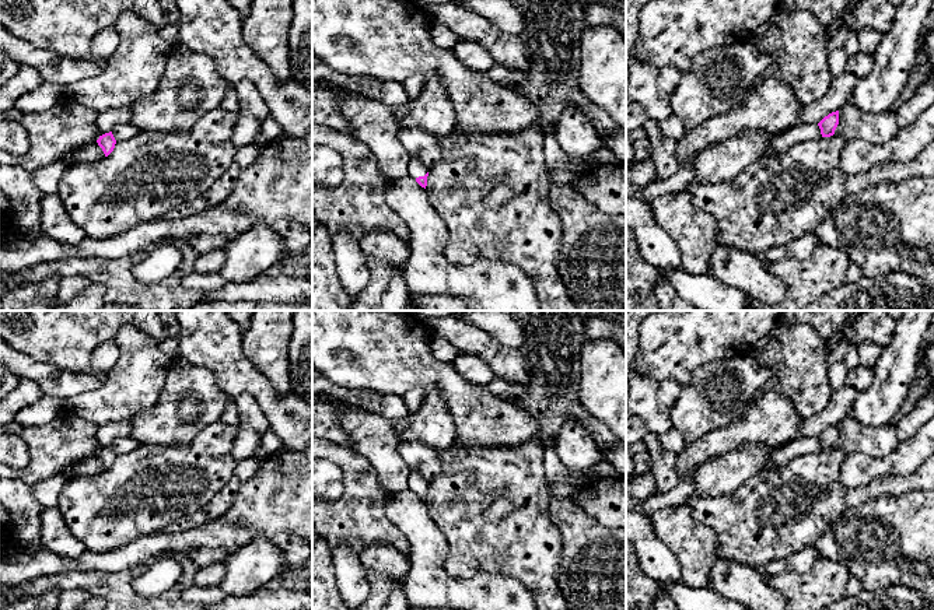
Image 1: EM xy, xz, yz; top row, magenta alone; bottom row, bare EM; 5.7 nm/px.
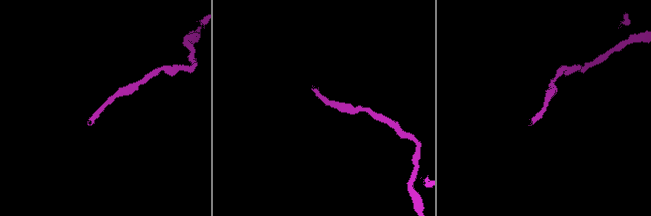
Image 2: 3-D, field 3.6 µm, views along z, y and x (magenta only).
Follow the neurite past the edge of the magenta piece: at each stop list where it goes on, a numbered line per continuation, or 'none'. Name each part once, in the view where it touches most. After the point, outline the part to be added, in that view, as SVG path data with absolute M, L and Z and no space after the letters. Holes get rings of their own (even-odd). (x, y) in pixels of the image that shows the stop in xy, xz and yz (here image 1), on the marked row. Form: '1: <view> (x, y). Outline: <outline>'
1: xz (416, 168). Outline: M412 155L410 158L410 164L407 168L407 175L410 175L412 178L419 178L419 176L424 176L427 173L427 168L424 166L424 164L414 155Z

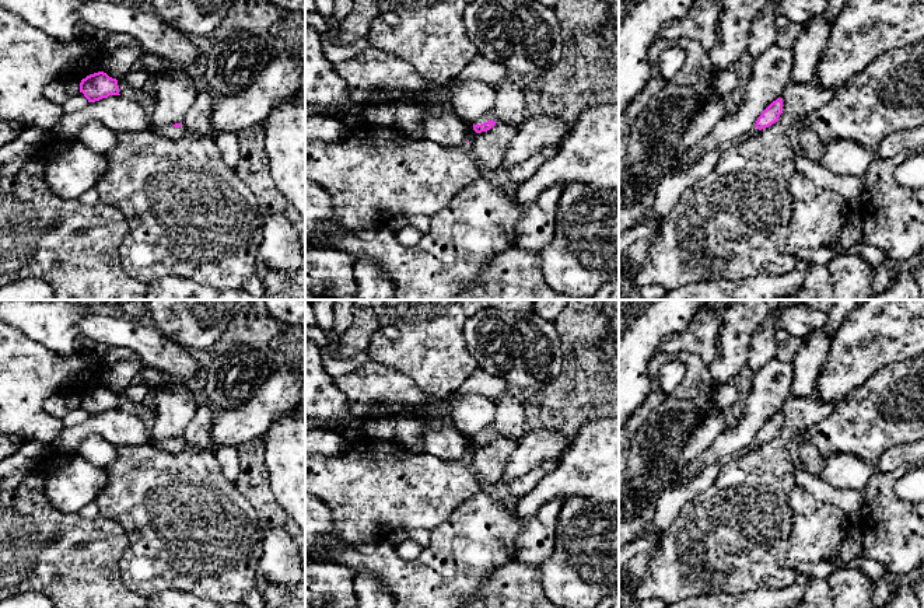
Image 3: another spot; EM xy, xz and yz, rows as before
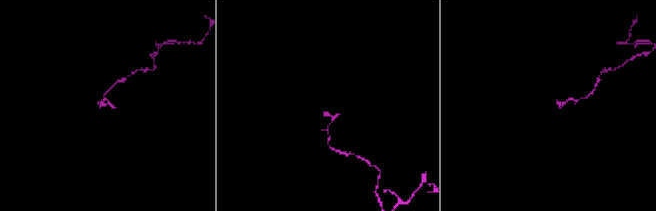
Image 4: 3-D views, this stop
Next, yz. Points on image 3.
1: yz (671, 187). Outline: M752 127L745 136L734 139L720 146L717 150L708 151L700 161L679 174L668 172L659 181L655 192L652 209L645 213L638 223L648 223L666 217L679 196L692 186L696 181L710 174L717 165L720 157L731 147L746 141L749 137L759 133L759 129Z

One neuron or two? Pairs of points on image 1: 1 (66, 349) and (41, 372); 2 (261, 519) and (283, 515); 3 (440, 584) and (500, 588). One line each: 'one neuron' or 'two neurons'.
1: two neurons
2: one neuron
3: one neuron

